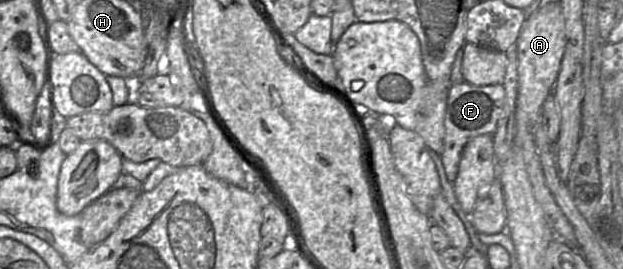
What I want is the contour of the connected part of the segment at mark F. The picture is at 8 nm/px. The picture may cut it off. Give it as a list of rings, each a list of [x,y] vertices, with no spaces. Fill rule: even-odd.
[[[466,81],[452,84],[447,98],[444,116],[445,136],[440,155],[450,182],[457,178],[461,155],[466,144],[479,135],[494,135],[497,123],[503,116],[504,104],[505,89],[502,84],[474,86]]]

